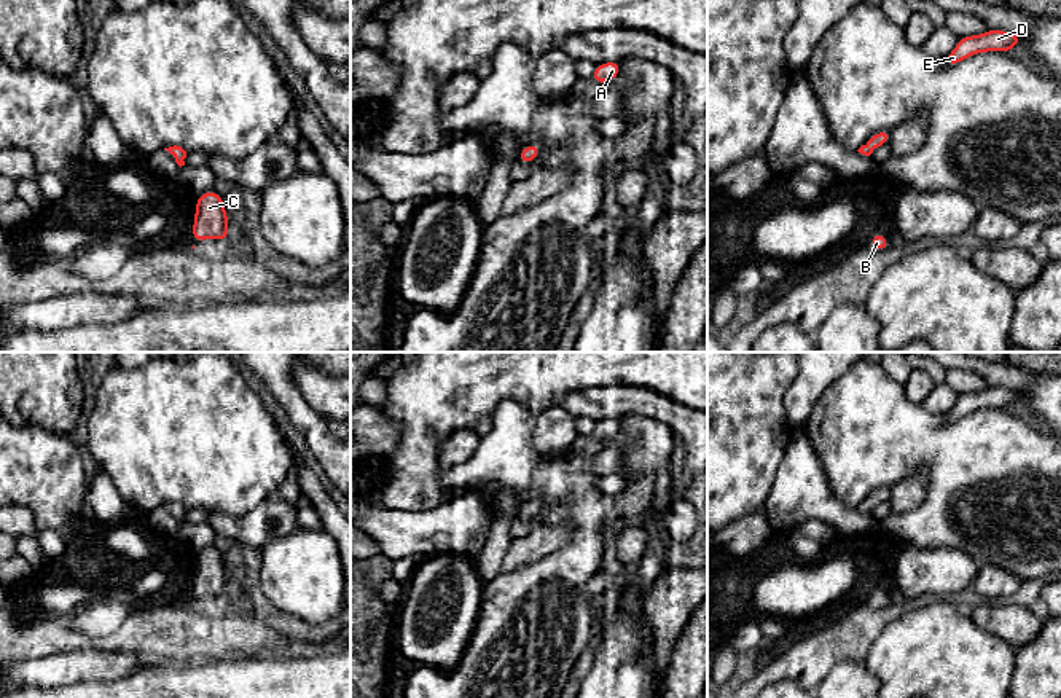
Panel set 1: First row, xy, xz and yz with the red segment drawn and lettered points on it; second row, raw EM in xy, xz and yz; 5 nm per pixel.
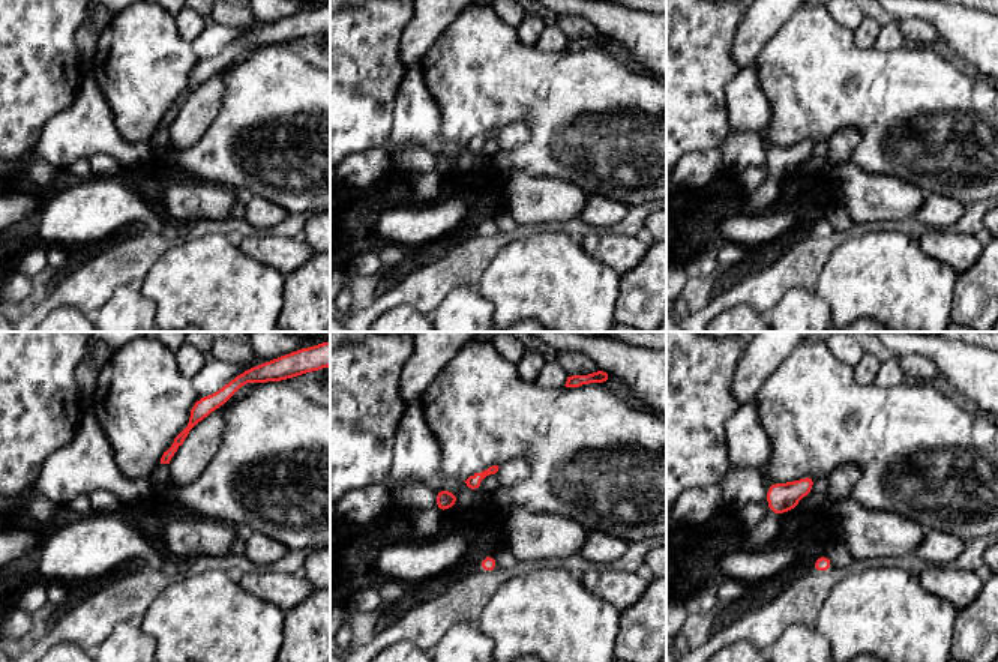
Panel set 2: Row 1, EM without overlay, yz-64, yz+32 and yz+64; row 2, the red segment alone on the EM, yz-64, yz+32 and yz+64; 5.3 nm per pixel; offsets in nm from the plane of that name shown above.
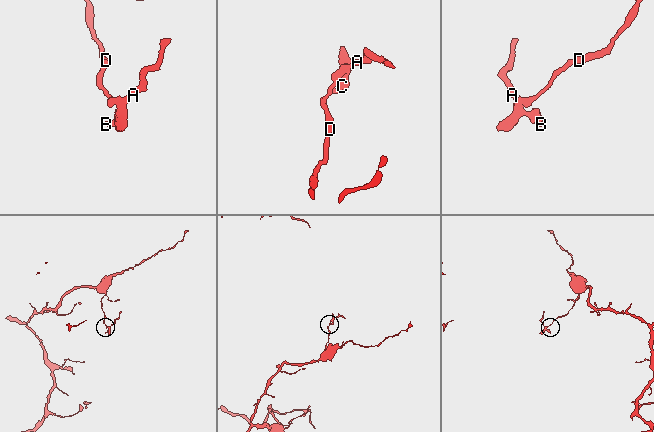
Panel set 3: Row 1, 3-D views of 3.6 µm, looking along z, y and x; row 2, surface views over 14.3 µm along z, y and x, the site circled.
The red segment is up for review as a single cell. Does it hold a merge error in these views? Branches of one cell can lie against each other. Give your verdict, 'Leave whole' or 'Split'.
Leave whole

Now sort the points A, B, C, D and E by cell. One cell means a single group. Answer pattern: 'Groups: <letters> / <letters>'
Groups: A B C D E

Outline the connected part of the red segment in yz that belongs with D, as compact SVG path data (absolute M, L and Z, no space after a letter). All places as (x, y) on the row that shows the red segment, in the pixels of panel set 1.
M988 29L981 35L959 38L956 48L948 56L945 56L945 64L951 67L978 53L1008 53L1021 41L1021 37L1016 33Z

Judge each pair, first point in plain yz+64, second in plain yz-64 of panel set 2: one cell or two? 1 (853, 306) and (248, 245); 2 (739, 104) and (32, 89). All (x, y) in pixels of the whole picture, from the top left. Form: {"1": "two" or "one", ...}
{"1": "two", "2": "two"}

